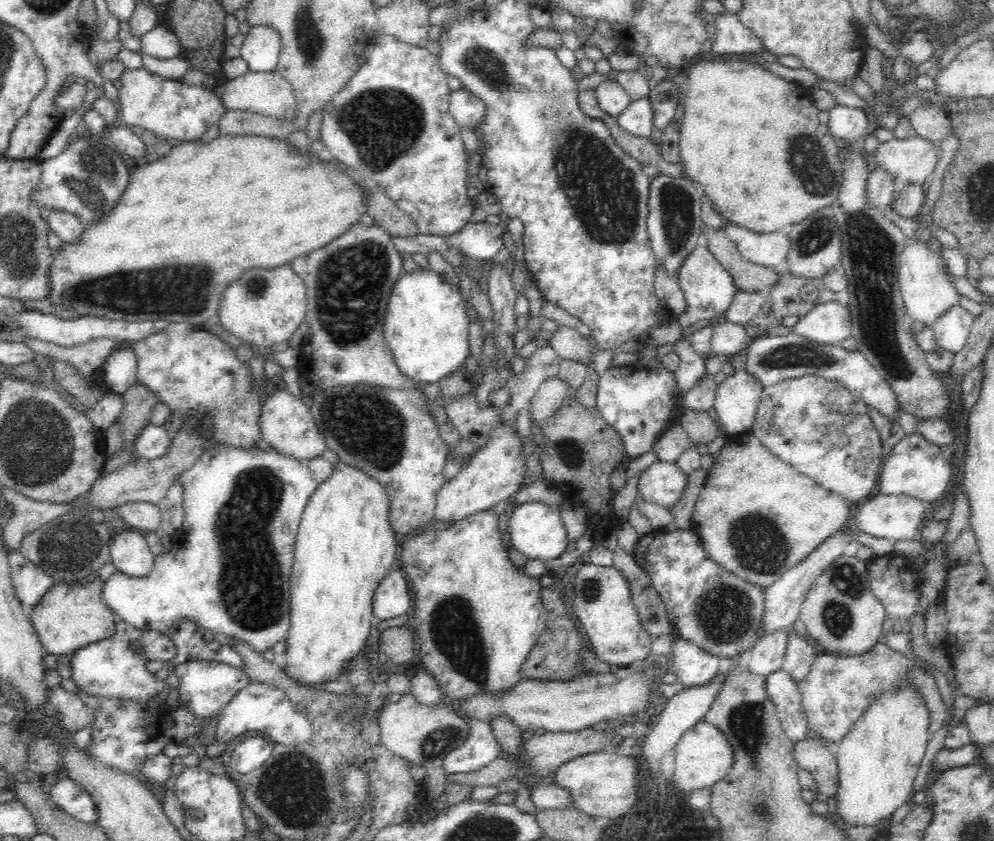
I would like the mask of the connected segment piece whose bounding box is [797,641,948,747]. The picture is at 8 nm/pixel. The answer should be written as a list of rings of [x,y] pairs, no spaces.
[[[882,641],[860,656],[819,652],[808,674],[797,682],[797,687],[800,691],[802,710],[806,713],[807,727],[818,733],[822,741],[831,741],[834,747],[844,739],[851,726],[882,693],[897,691],[902,687],[914,687],[914,691],[918,691],[924,697],[928,709],[930,737],[936,734],[947,720],[948,708],[942,702],[934,677],[906,655],[884,645]]]

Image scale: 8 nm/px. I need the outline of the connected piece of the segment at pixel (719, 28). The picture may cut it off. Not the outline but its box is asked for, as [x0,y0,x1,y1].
[711,13,764,54]

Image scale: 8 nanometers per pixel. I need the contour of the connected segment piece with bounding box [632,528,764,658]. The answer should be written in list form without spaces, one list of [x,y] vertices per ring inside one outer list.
[[[692,528],[676,529],[671,533],[663,529],[653,529],[641,538],[632,553],[664,601],[674,633],[721,658],[732,658],[740,652],[749,652],[756,646],[764,614],[764,588],[751,585],[714,563],[704,552],[699,536]]]

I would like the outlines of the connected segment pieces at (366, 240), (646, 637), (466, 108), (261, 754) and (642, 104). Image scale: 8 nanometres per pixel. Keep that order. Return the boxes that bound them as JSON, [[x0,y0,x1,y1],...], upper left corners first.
[[290,223,421,392],[571,562,653,666],[449,86,486,131],[231,735,272,776],[616,97,652,138]]

